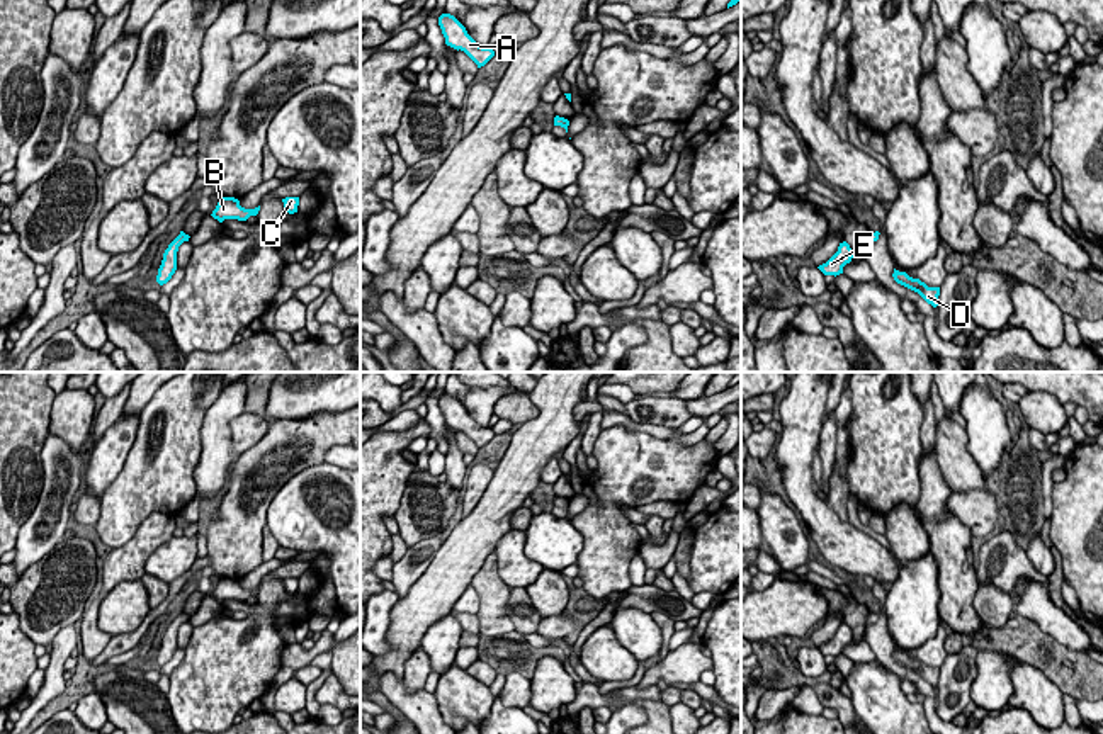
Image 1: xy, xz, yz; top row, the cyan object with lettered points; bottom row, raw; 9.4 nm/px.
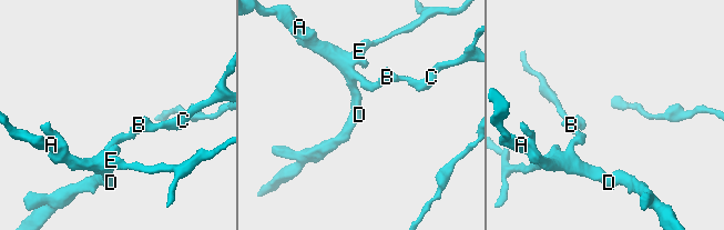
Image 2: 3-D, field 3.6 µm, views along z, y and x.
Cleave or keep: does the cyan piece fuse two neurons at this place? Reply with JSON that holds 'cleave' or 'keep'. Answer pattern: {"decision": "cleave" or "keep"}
{"decision": "keep"}

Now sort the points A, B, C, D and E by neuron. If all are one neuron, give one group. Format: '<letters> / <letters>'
A B C D E

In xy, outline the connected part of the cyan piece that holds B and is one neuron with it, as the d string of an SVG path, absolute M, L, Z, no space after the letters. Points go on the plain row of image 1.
M219 578L219 583L211 596L219 603L223 603L224 600L246 601L250 596L257 596L258 591L260 586L255 590L245 590L240 586L240 581L235 578Z

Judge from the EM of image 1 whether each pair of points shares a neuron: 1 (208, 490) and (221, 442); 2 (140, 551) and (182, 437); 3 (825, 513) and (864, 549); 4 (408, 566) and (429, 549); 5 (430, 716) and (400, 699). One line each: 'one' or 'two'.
1: one
2: two
3: one
4: one
5: one

